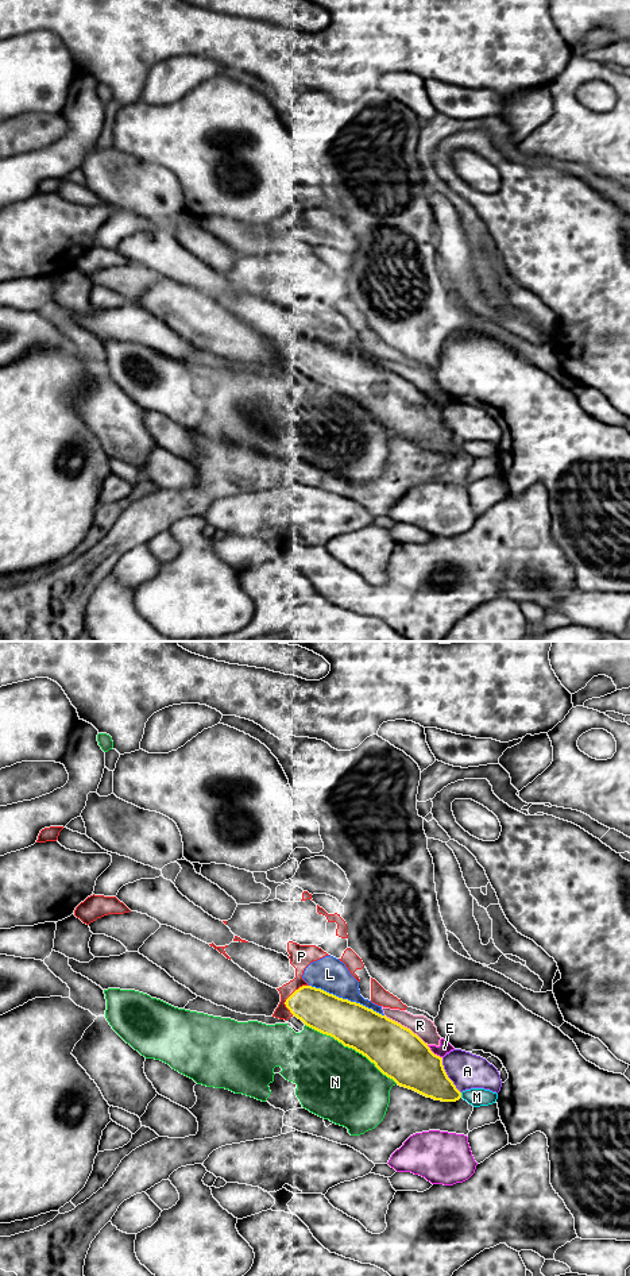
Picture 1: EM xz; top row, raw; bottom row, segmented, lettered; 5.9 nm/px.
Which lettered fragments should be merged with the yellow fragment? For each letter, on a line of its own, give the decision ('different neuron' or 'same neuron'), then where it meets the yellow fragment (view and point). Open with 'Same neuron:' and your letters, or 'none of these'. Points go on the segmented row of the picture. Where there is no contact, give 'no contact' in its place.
Same neuron: P
A: different neuron; contact xz (447, 1075)
E: different neuron; contact xz (433, 1053)
L: different neuron; contact xz (347, 999)
M: different neuron; contact xz (460, 1095)
N: different neuron; contact xz (351, 1047)
P: same neuron; contact xz (289, 997)
R: different neuron; contact xz (406, 1028)

